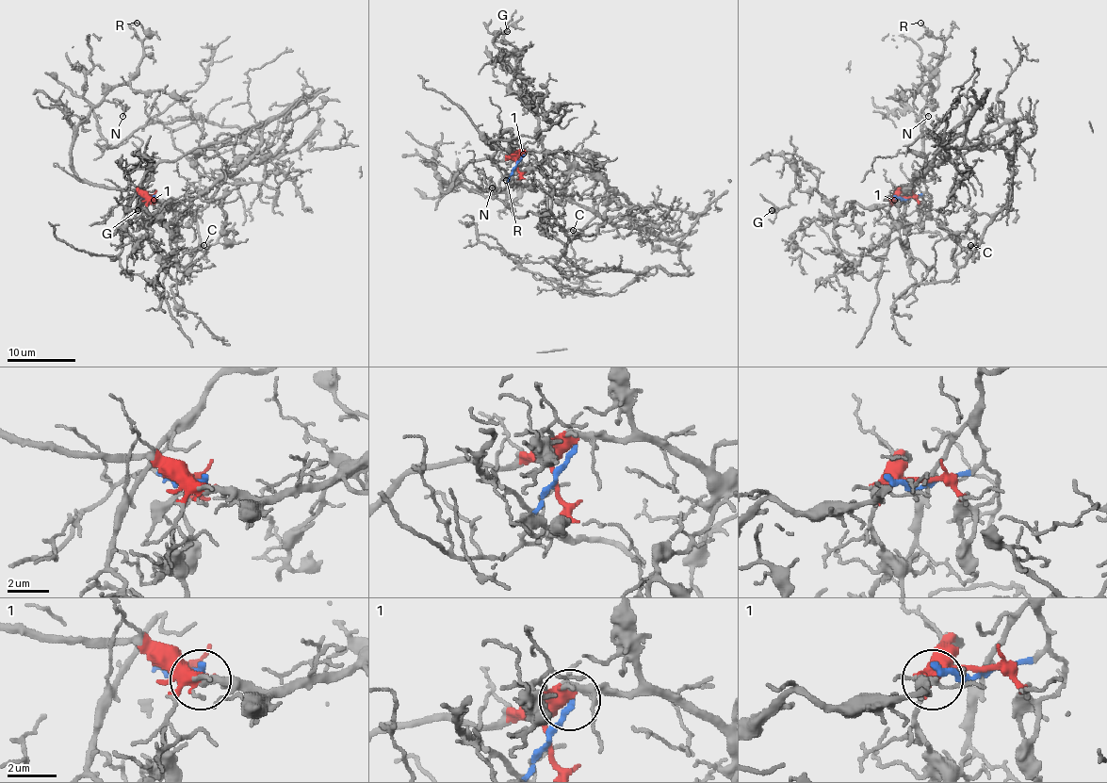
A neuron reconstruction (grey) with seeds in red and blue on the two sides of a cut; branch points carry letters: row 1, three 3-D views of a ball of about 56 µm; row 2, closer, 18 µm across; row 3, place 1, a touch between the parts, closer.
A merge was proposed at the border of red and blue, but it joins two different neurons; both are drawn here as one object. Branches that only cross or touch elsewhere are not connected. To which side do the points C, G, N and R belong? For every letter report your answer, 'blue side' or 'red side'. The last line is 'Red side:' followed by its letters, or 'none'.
C: red side
G: red side
N: red side
R: red side
Red side: C, G, N, R

